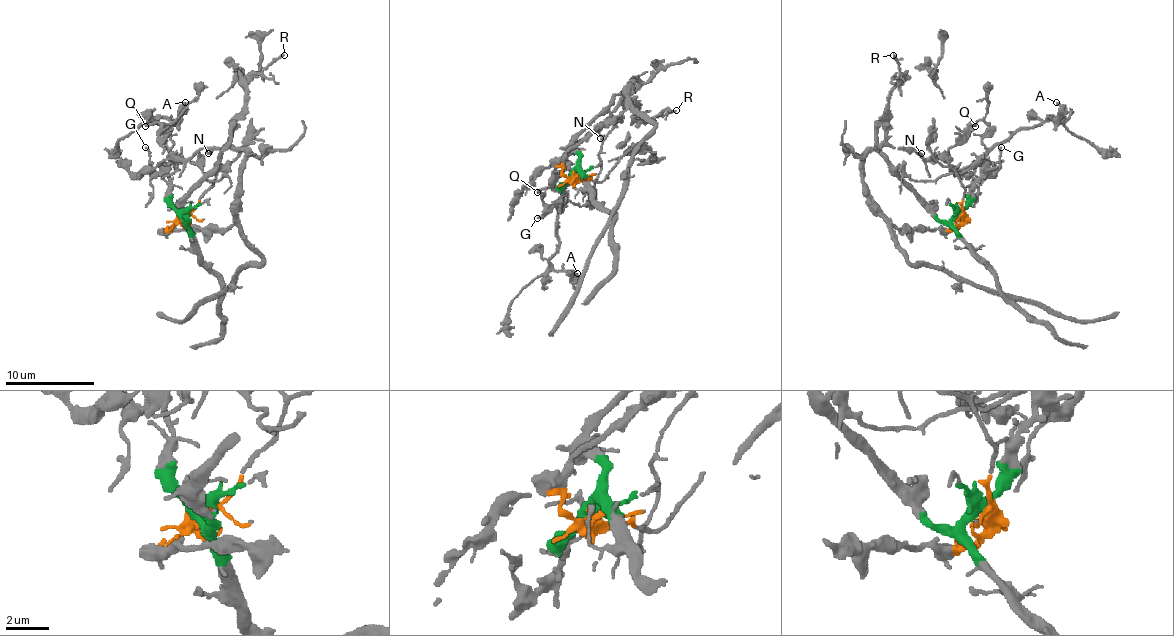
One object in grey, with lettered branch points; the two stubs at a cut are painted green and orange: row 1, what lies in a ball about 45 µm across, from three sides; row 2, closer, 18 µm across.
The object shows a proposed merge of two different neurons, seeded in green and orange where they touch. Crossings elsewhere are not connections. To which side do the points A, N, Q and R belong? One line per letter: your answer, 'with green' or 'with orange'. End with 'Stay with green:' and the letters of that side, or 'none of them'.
A: with green
N: with orange
Q: with green
R: with orange
Stay with green: A, Q

